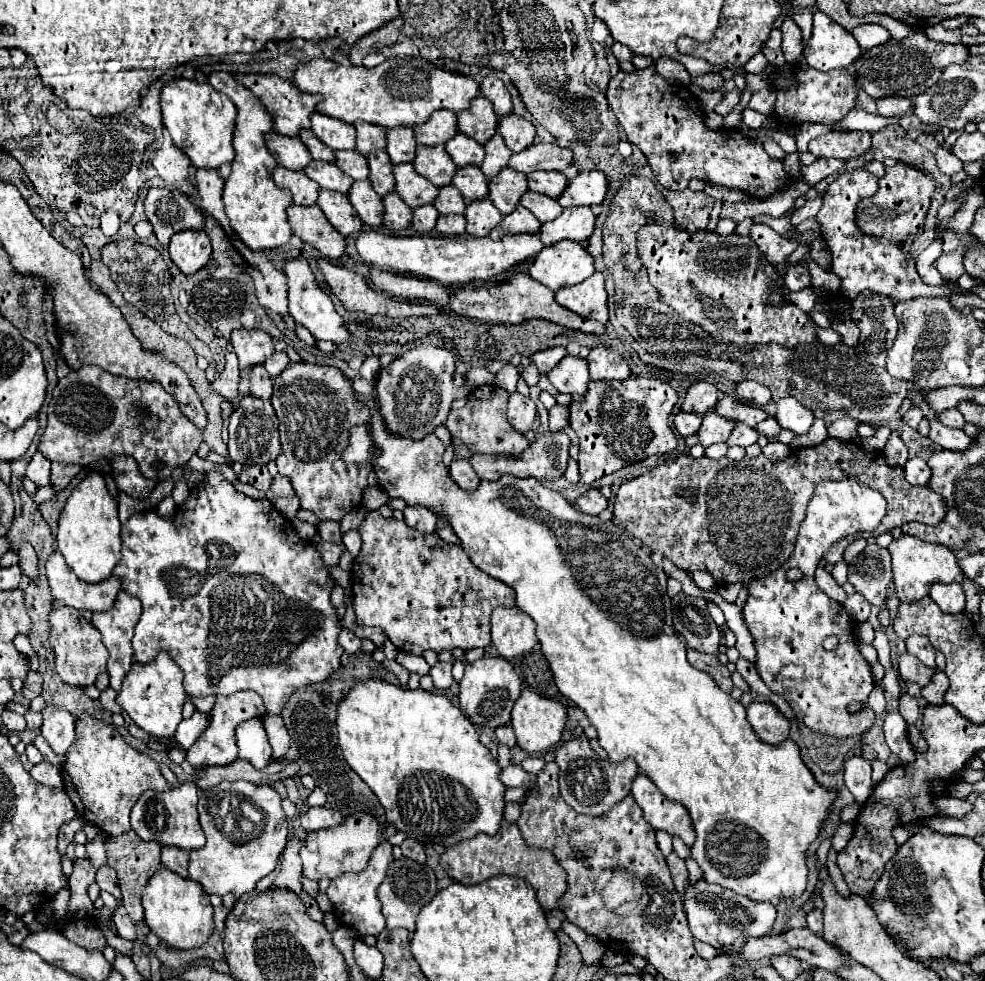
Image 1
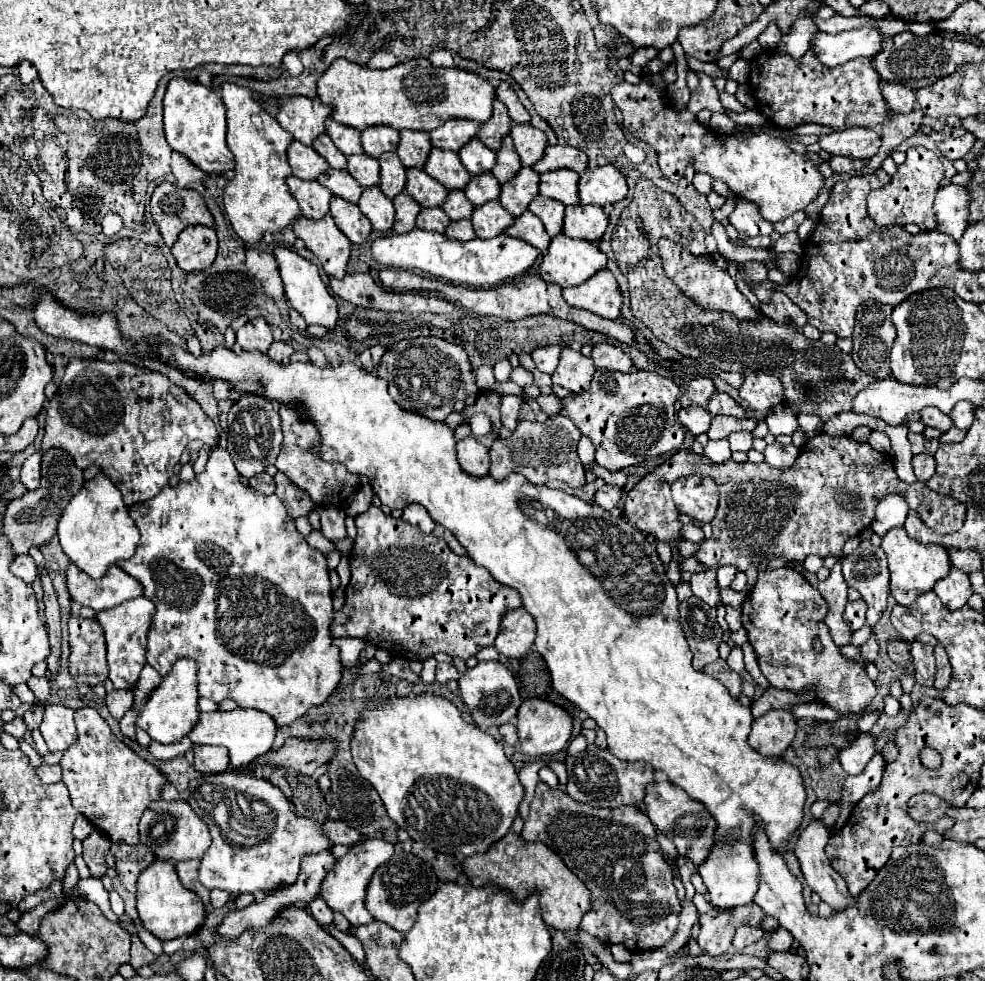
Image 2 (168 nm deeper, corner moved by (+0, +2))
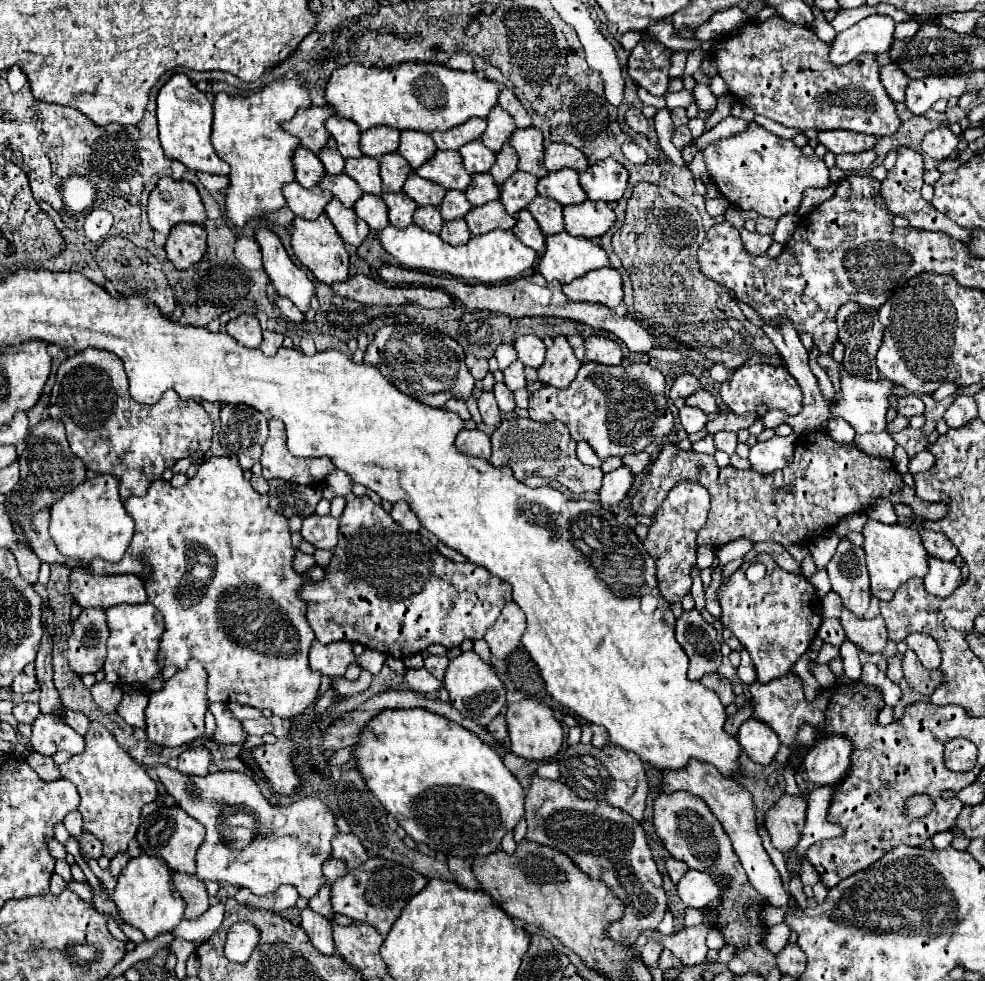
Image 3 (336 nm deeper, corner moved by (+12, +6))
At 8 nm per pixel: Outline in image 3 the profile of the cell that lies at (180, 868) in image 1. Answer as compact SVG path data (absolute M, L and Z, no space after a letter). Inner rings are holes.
M174 873L172 881L174 881L174 887L180 893L180 897L186 901L184 919L196 919L210 907L206 887L204 887L204 883L200 879L196 879L196 875Z

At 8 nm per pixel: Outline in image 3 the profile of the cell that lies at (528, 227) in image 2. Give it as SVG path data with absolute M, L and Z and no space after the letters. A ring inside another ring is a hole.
M528 209L520 211L518 213L518 223L514 225L514 235L524 243L528 245L530 249L534 249L536 253L544 253L544 247L546 247L546 235L542 233L540 225L536 223L536 219L532 217L532 213Z

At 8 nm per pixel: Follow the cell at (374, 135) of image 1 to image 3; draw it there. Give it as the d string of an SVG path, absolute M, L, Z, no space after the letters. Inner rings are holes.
M372 127L362 133L360 147L368 157L382 157L386 153L394 153L400 145L400 131L394 127Z

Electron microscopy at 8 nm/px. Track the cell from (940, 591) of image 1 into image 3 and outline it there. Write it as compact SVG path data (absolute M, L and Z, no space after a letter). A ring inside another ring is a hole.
M936 557L928 559L928 575L924 577L924 587L936 597L948 597L962 583L960 567L954 561L942 561Z

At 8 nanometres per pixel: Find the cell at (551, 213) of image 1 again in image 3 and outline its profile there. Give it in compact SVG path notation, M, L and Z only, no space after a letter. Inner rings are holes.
M536 197L528 205L528 211L534 215L534 219L542 227L544 235L564 231L564 217L562 217L562 205L560 203L546 199L546 197Z

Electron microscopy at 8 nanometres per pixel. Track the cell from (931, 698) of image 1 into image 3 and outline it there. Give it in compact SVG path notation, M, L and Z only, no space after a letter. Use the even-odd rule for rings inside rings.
M910 633L906 639L906 645L908 649L912 649L918 659L922 661L922 665L926 669L936 669L940 667L940 649L936 645L936 641L930 637L930 635L924 635L924 633Z

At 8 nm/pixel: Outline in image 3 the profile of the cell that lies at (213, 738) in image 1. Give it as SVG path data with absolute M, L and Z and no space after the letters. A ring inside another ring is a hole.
M192 747L178 757L178 771L184 775L206 775L210 765L210 751L204 747Z

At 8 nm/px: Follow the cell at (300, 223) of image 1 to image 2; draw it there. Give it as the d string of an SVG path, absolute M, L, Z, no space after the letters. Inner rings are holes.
M300 215L294 221L294 233L320 259L328 275L332 277L346 275L346 263L350 259L352 243L336 227L332 215L326 215L324 219L308 219Z

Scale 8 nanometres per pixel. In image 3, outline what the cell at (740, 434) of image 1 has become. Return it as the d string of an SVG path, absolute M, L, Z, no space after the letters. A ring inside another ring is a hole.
M724 431L724 433L716 433L714 435L714 447L724 451L724 453L728 453L728 455L732 455L736 451L736 443L738 443L736 441L736 433Z

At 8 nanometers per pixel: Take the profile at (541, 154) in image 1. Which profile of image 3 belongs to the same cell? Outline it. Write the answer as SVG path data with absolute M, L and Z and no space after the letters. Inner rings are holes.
M548 143L544 167L548 171L560 171L566 167L574 169L574 171L584 171L584 169L588 169L588 159L582 151L578 151L570 143Z

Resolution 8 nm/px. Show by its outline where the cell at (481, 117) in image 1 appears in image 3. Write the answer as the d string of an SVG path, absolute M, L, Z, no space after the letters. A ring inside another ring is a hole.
M496 105L490 111L490 115L488 115L486 121L488 121L488 129L482 135L482 143L486 147L490 147L494 153L498 153L502 149L502 145L510 141L512 133L516 131L516 123L508 115L508 111L504 111L500 105Z

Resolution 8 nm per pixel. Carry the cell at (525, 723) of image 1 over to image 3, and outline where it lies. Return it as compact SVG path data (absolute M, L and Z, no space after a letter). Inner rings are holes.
M522 699L518 703L508 705L506 721L512 741L512 753L516 753L518 757L524 757L528 761L548 761L560 753L564 741L564 729L548 705L536 699Z

